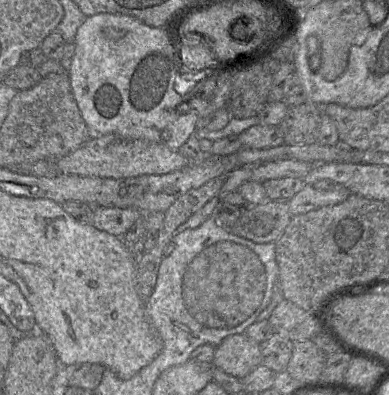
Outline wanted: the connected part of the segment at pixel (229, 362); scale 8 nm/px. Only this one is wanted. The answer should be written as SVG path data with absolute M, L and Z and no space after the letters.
M245 333L230 335L215 348L213 366L238 379L243 379L260 365L260 344Z

